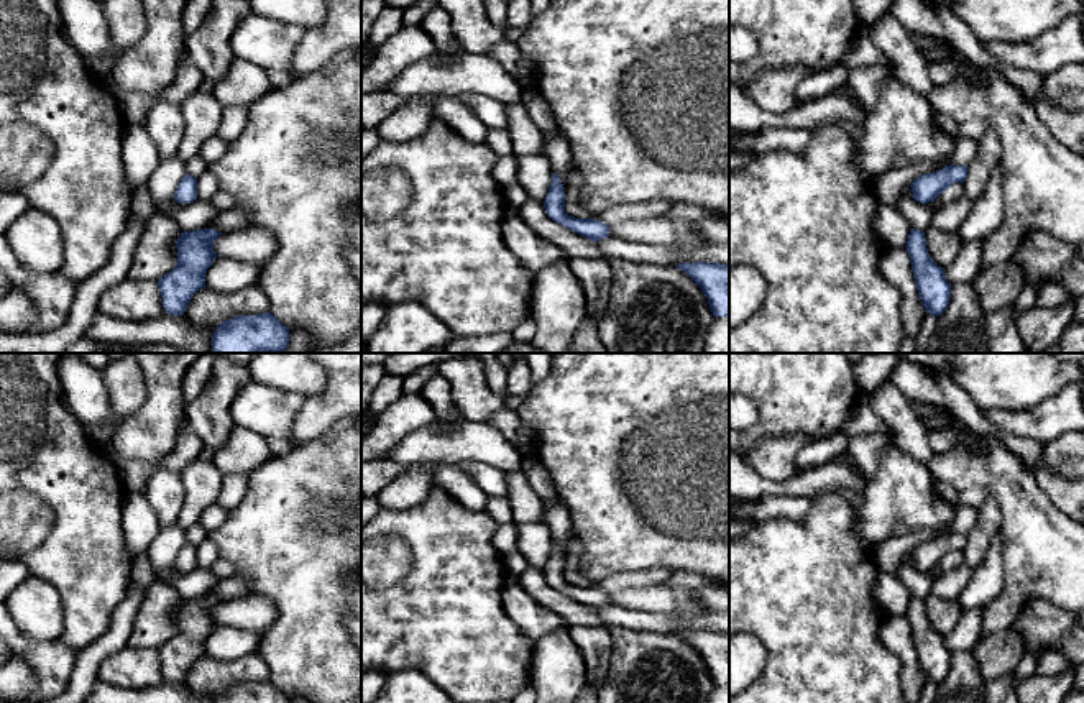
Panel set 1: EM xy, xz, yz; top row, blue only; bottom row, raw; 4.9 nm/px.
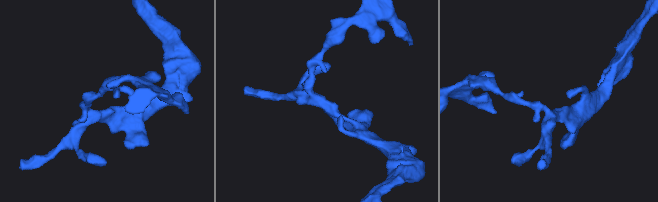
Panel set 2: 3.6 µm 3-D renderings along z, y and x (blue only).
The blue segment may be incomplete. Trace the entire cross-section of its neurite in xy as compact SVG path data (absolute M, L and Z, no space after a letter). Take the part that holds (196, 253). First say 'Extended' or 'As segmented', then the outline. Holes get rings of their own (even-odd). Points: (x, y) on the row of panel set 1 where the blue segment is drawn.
As segmented. M214 228L184 230L176 241L177 266L158 279L163 307L184 315L192 296L205 287L205 273L217 258L214 241L223 235Z

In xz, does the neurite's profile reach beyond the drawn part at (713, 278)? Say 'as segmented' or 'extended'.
as segmented

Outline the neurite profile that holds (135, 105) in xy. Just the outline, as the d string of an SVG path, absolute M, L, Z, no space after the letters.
M184 53L181 57L181 67L174 82L158 94L123 92L113 84L110 76L103 76L94 71L92 74L117 97L126 125L143 125L149 110L158 102L181 105L191 94L199 89L204 79L187 53Z

